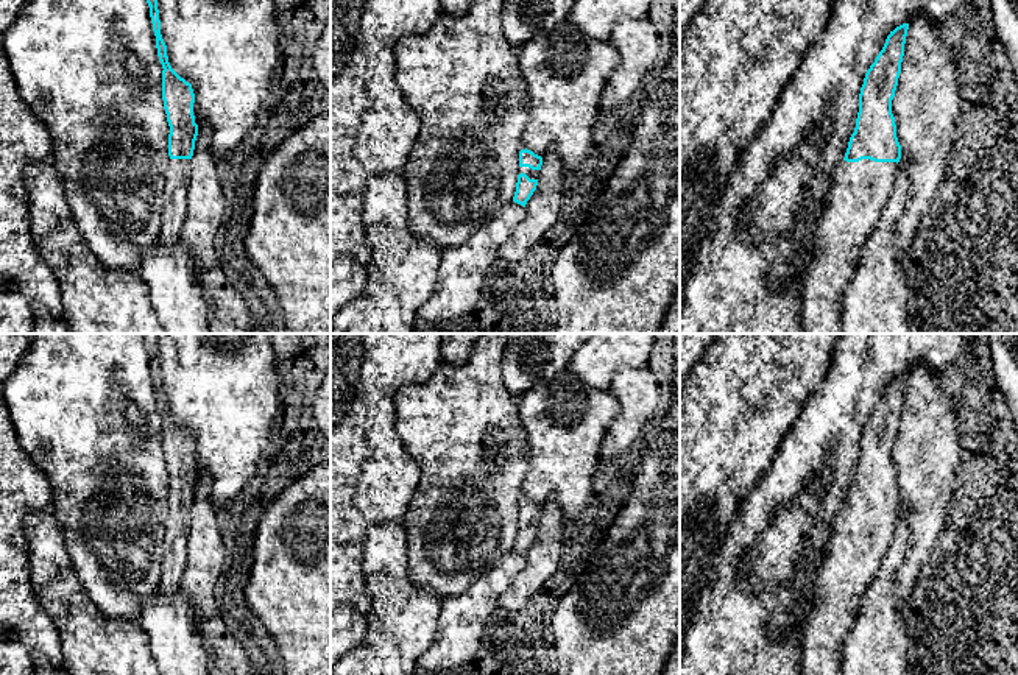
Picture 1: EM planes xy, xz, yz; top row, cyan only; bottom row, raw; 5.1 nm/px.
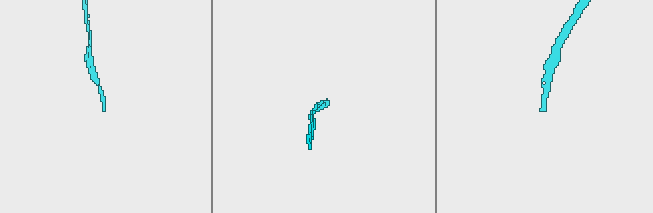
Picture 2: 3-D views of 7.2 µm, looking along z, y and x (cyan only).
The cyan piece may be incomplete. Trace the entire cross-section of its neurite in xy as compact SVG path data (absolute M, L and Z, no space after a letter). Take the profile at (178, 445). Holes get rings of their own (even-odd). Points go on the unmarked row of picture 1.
M145 334L145 348L156 385L157 405L162 413L162 449L170 475L168 518L165 521L164 555L161 561L159 592L171 597L179 591L182 571L189 553L189 532L192 524L192 505L198 485L192 433L181 427L170 415L167 394L161 383L157 359L157 334Z

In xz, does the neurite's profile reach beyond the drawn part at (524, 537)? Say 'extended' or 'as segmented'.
extended

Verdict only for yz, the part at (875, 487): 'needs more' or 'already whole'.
needs more

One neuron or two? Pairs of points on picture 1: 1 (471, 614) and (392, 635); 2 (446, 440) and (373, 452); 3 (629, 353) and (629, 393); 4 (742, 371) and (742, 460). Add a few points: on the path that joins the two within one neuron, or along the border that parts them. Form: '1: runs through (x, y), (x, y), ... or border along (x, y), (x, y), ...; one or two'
1: border along (441, 599), (435, 638), (420, 657); two
2: border along (395, 412), (395, 432), (418, 465), (418, 482); two
3: border along (646, 365), (621, 365), (608, 390); two
4: runs through (739, 393), (738, 438); one

